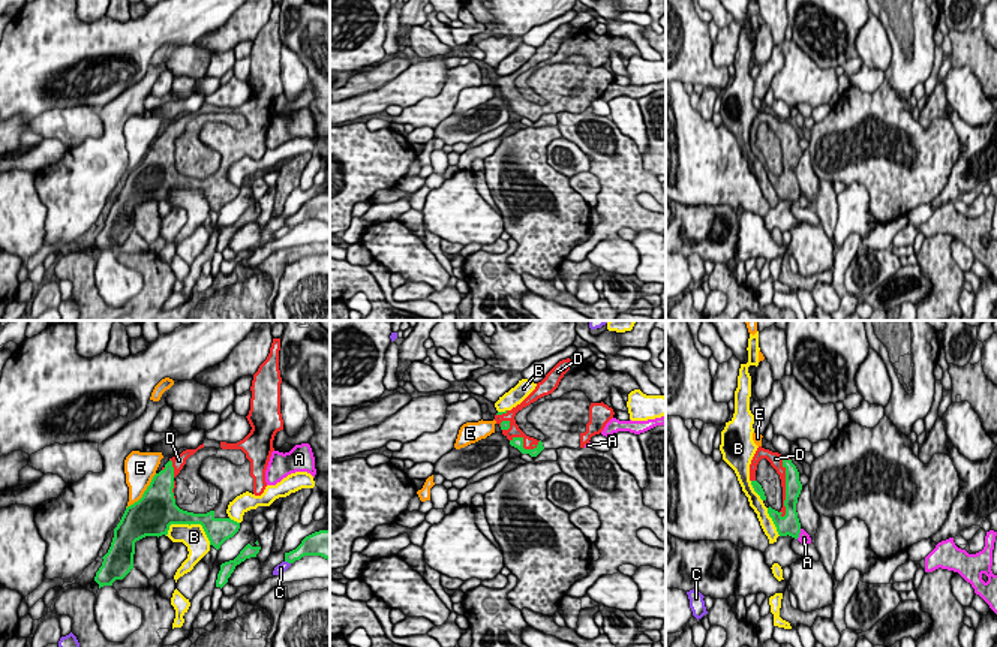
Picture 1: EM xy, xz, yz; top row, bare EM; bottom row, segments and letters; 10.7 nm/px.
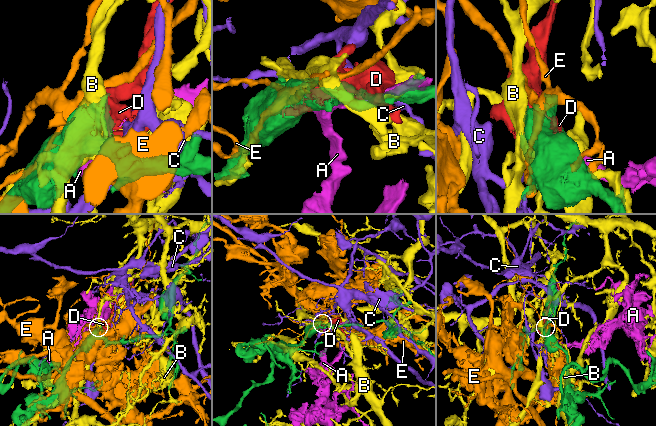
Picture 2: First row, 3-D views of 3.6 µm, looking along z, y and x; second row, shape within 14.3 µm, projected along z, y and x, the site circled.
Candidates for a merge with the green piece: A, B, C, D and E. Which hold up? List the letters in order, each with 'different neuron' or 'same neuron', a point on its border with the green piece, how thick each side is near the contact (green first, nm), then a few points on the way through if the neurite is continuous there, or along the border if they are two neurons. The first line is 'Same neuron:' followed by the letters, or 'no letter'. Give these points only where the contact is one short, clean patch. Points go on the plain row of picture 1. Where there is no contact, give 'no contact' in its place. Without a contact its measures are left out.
Same neuron: D
A: different neuron; contact yz (799, 196); calibres 220 and 130 nm
B: different neuron; contact xy (191, 187); calibres 220 and 260 nm
C: different neuron; contact xy (288, 226); calibres 160 and 100 nm
D: same neuron; contact yz (786, 152); calibres 170 and 100 nm
E: different neuron; contact xy (144, 158); calibres 440 and 320 nm

